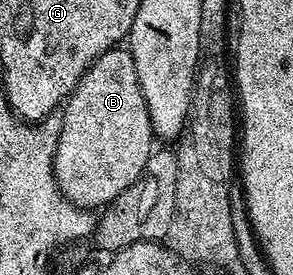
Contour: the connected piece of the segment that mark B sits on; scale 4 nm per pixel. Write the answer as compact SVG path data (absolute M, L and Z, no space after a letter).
M119 45L105 51L86 70L84 77L66 100L60 118L62 128L54 154L54 176L58 182L58 190L65 199L72 201L77 207L102 209L113 199L120 197L120 193L124 193L128 185L132 185L144 174L146 163L156 147L156 136L144 93L136 77L136 65L125 46Z

